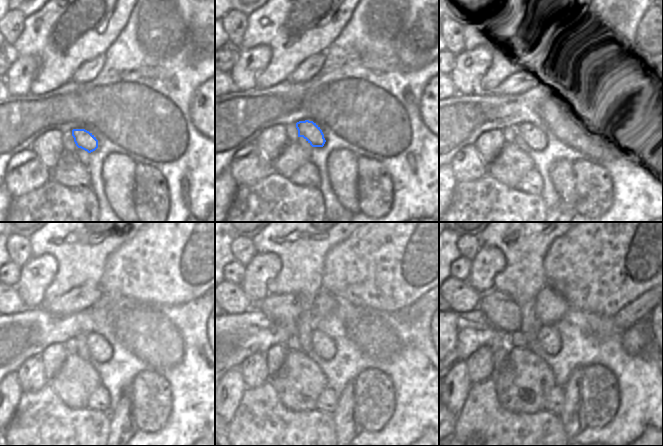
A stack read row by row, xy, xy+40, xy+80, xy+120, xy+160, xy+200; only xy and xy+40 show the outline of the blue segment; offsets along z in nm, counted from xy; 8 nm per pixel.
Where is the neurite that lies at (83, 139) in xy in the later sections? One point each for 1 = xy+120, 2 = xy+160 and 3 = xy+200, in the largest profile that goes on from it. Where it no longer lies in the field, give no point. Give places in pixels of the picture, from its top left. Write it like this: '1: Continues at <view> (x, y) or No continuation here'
1: Continues at xy+120 (99, 348)
2: Continues at xy+160 (322, 345)
3: Continues at xy+200 (548, 336)

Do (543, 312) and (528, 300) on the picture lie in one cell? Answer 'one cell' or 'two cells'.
two cells

